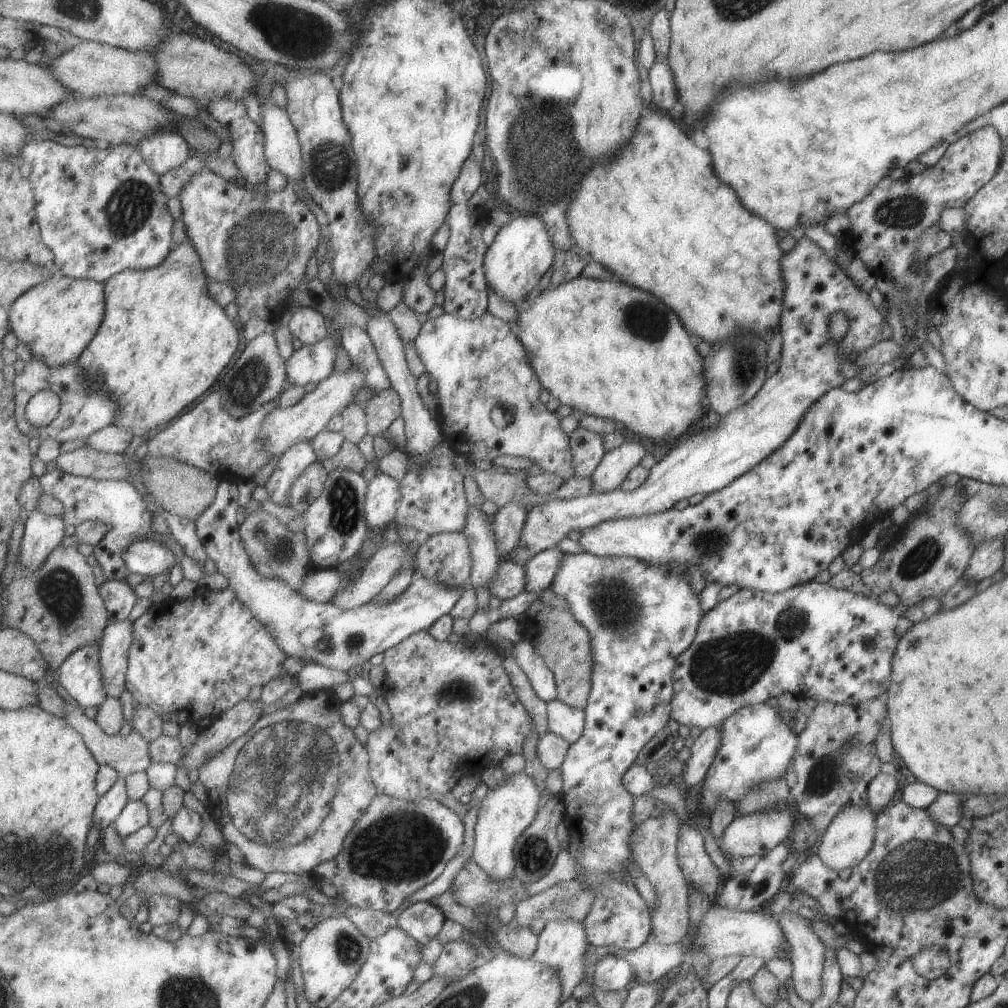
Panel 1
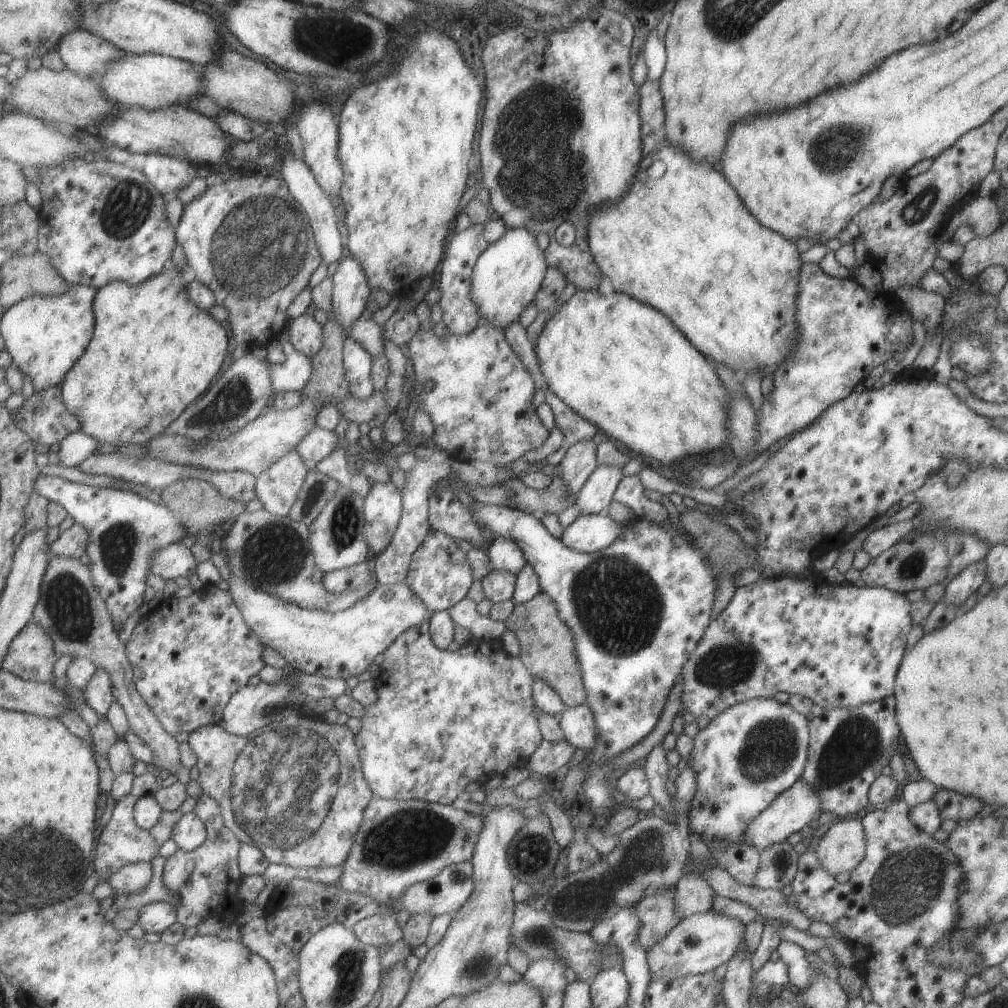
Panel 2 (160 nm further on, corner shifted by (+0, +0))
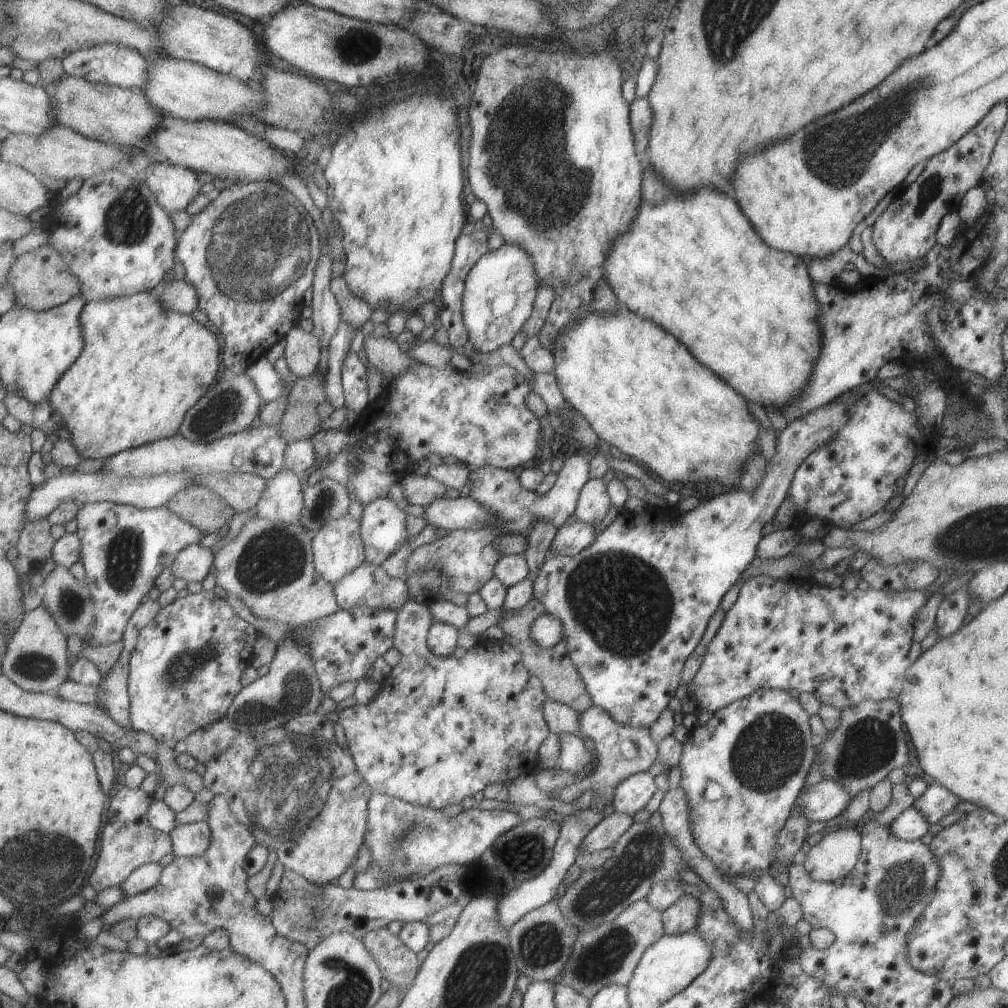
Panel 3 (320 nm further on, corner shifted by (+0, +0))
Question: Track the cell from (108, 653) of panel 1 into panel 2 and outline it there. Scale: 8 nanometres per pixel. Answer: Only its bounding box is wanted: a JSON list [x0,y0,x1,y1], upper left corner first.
[83,668,116,718]

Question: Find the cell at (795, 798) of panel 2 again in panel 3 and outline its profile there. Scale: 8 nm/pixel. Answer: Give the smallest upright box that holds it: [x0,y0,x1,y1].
[794,778,851,822]

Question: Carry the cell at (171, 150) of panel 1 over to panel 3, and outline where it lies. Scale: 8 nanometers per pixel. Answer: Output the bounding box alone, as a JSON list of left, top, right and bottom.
[146,164,201,213]

